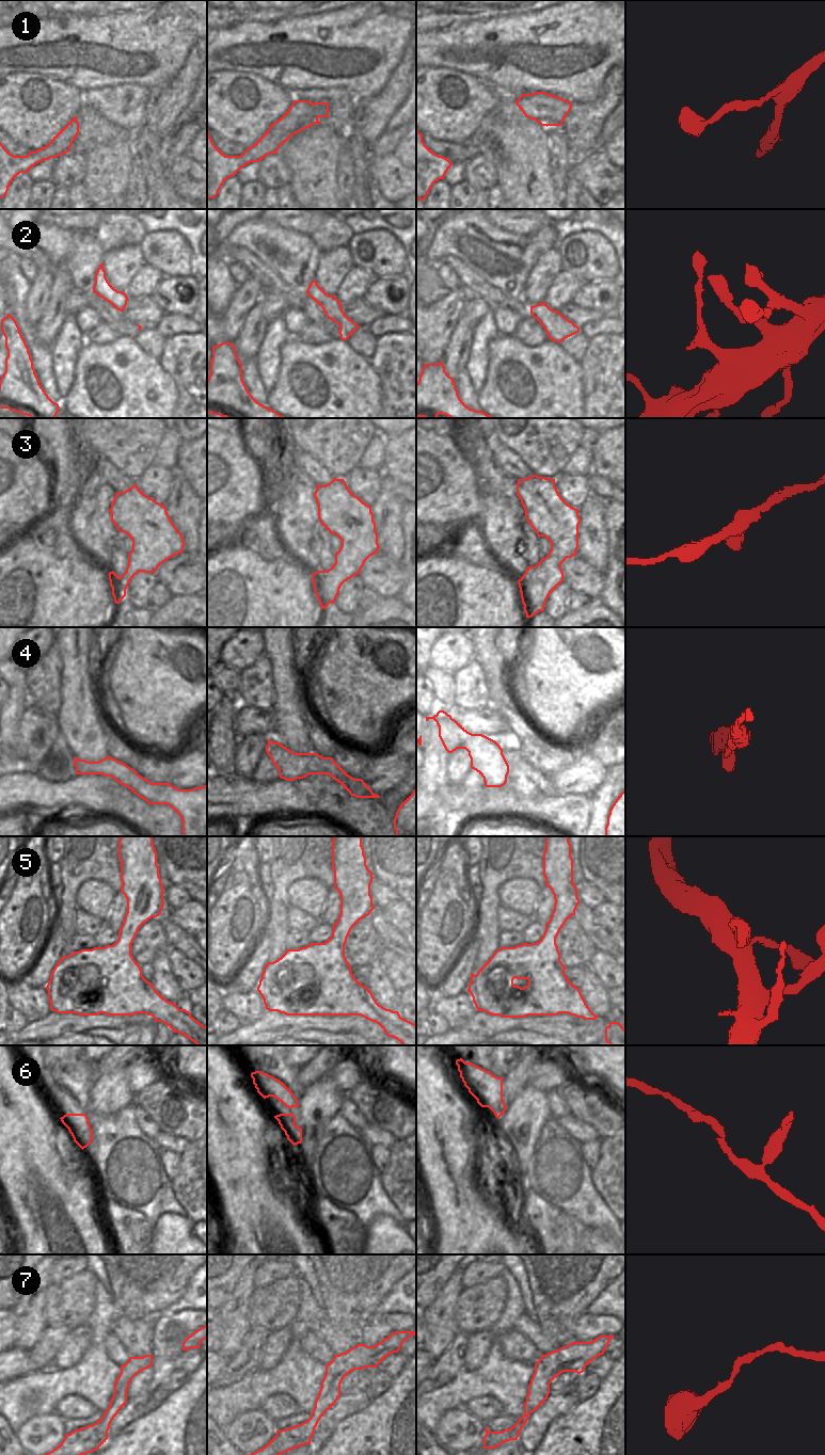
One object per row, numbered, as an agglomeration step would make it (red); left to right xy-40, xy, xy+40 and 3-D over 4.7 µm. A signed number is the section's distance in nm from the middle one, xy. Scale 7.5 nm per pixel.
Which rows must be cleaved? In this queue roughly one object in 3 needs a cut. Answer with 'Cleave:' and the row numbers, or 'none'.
Cleave: none

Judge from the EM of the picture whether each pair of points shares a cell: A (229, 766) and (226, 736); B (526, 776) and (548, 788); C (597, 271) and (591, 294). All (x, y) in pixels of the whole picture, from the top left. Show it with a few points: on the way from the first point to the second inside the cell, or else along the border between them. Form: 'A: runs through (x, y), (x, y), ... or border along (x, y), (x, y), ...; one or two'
A: runs through (226, 758), (226, 744); one
B: runs through (532, 781), (535, 784), (542, 785); one
C: border along (614, 280), (593, 280), (582, 283); two

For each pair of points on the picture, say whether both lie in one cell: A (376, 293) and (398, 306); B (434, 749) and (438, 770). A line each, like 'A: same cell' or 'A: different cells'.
A: same cell
B: same cell

